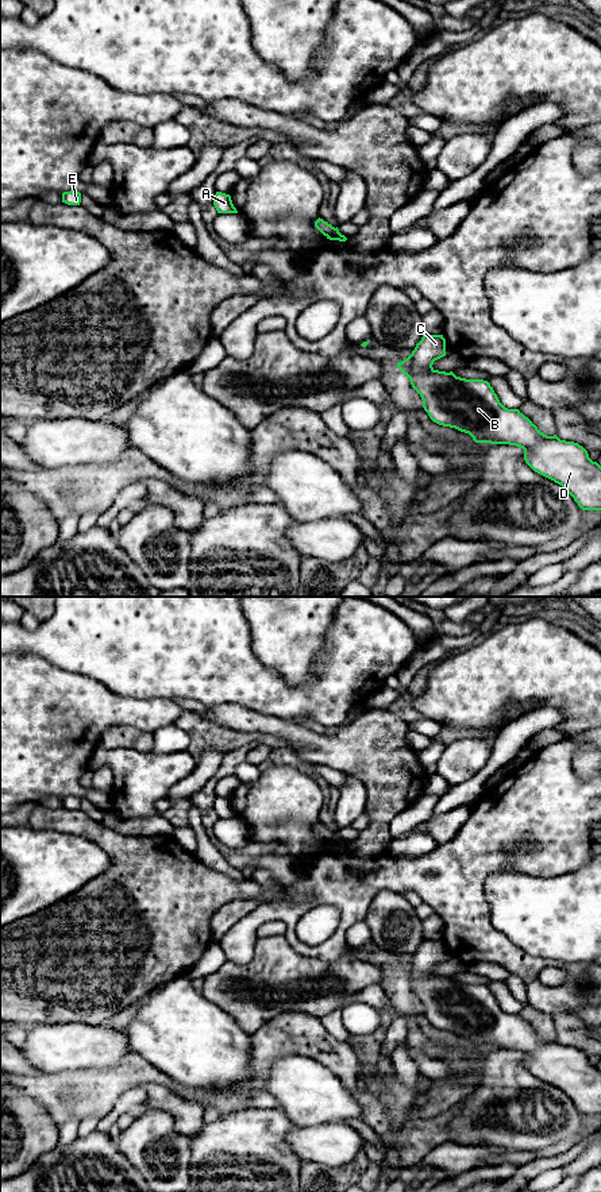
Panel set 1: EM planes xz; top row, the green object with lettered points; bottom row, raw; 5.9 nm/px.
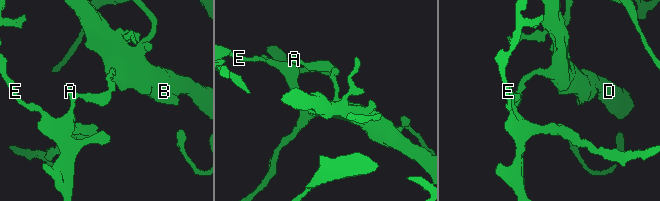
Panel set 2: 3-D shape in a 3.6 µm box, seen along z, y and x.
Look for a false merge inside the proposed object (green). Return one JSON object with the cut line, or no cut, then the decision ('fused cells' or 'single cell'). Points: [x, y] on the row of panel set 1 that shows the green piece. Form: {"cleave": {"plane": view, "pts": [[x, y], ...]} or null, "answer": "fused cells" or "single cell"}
{"cleave": {"plane": "xz", "pts": [[334, 227], [327, 236]]}, "answer": "fused cells"}

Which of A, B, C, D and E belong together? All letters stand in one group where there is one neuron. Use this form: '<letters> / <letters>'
A E / B C D

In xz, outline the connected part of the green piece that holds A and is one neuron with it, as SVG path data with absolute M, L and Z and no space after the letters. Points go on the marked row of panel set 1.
M216 192L215 198L213 198L213 205L217 213L238 213L230 194Z

